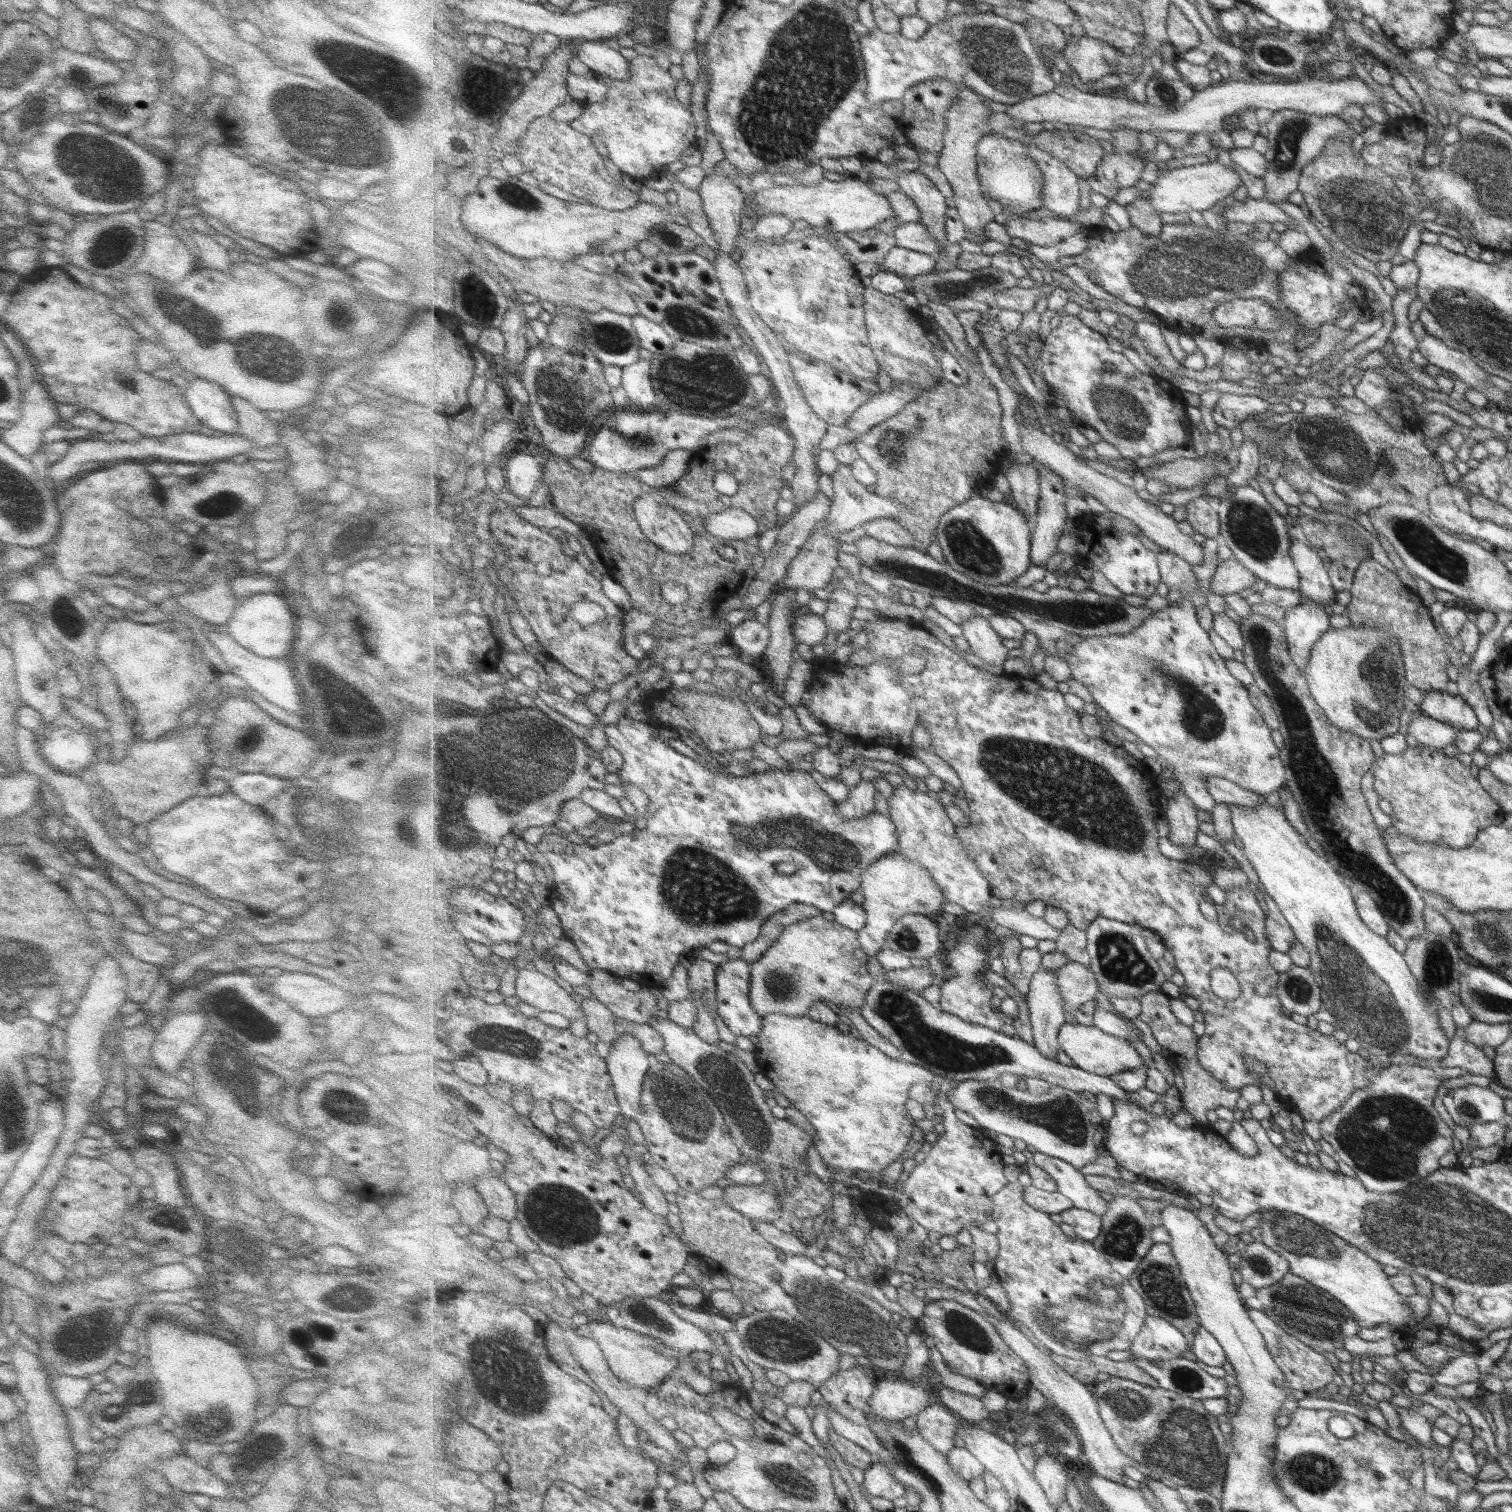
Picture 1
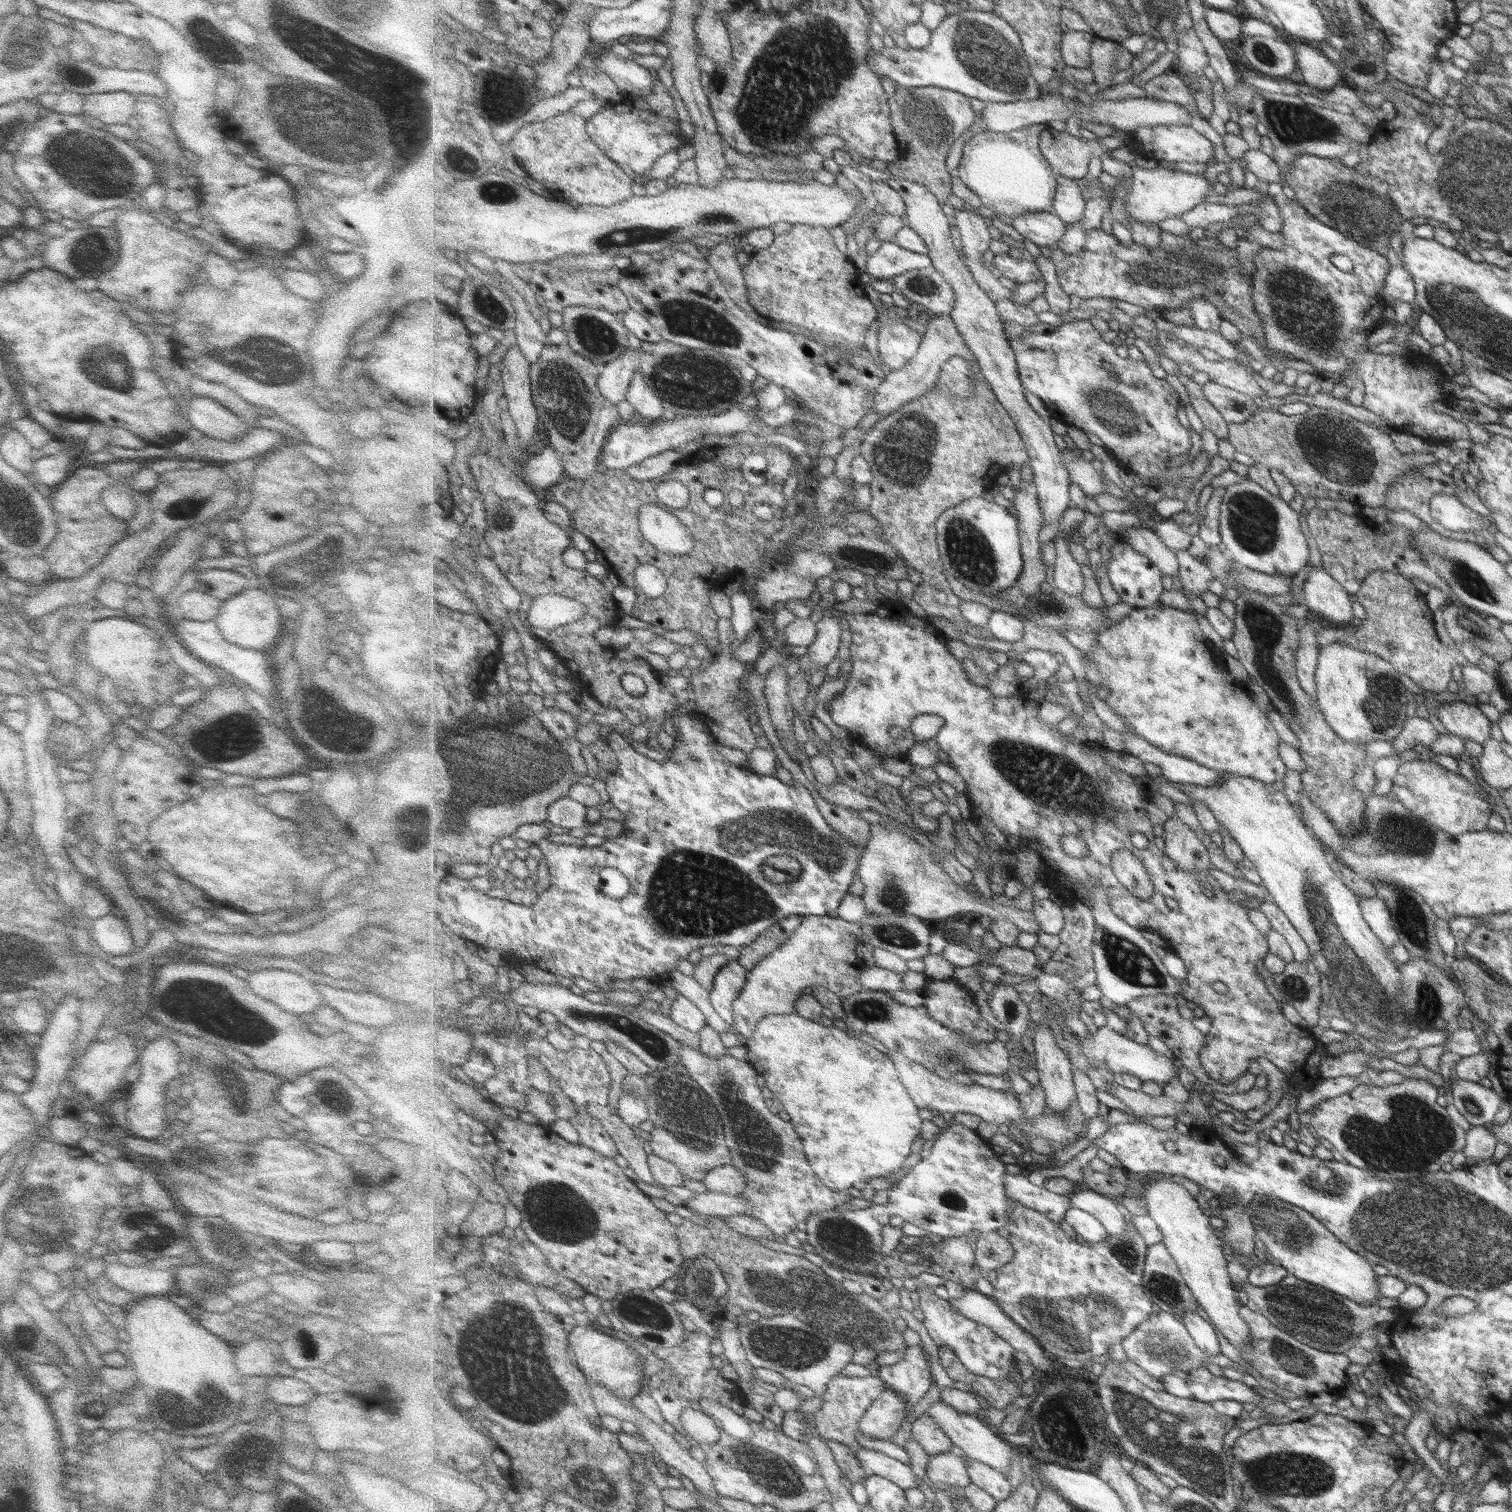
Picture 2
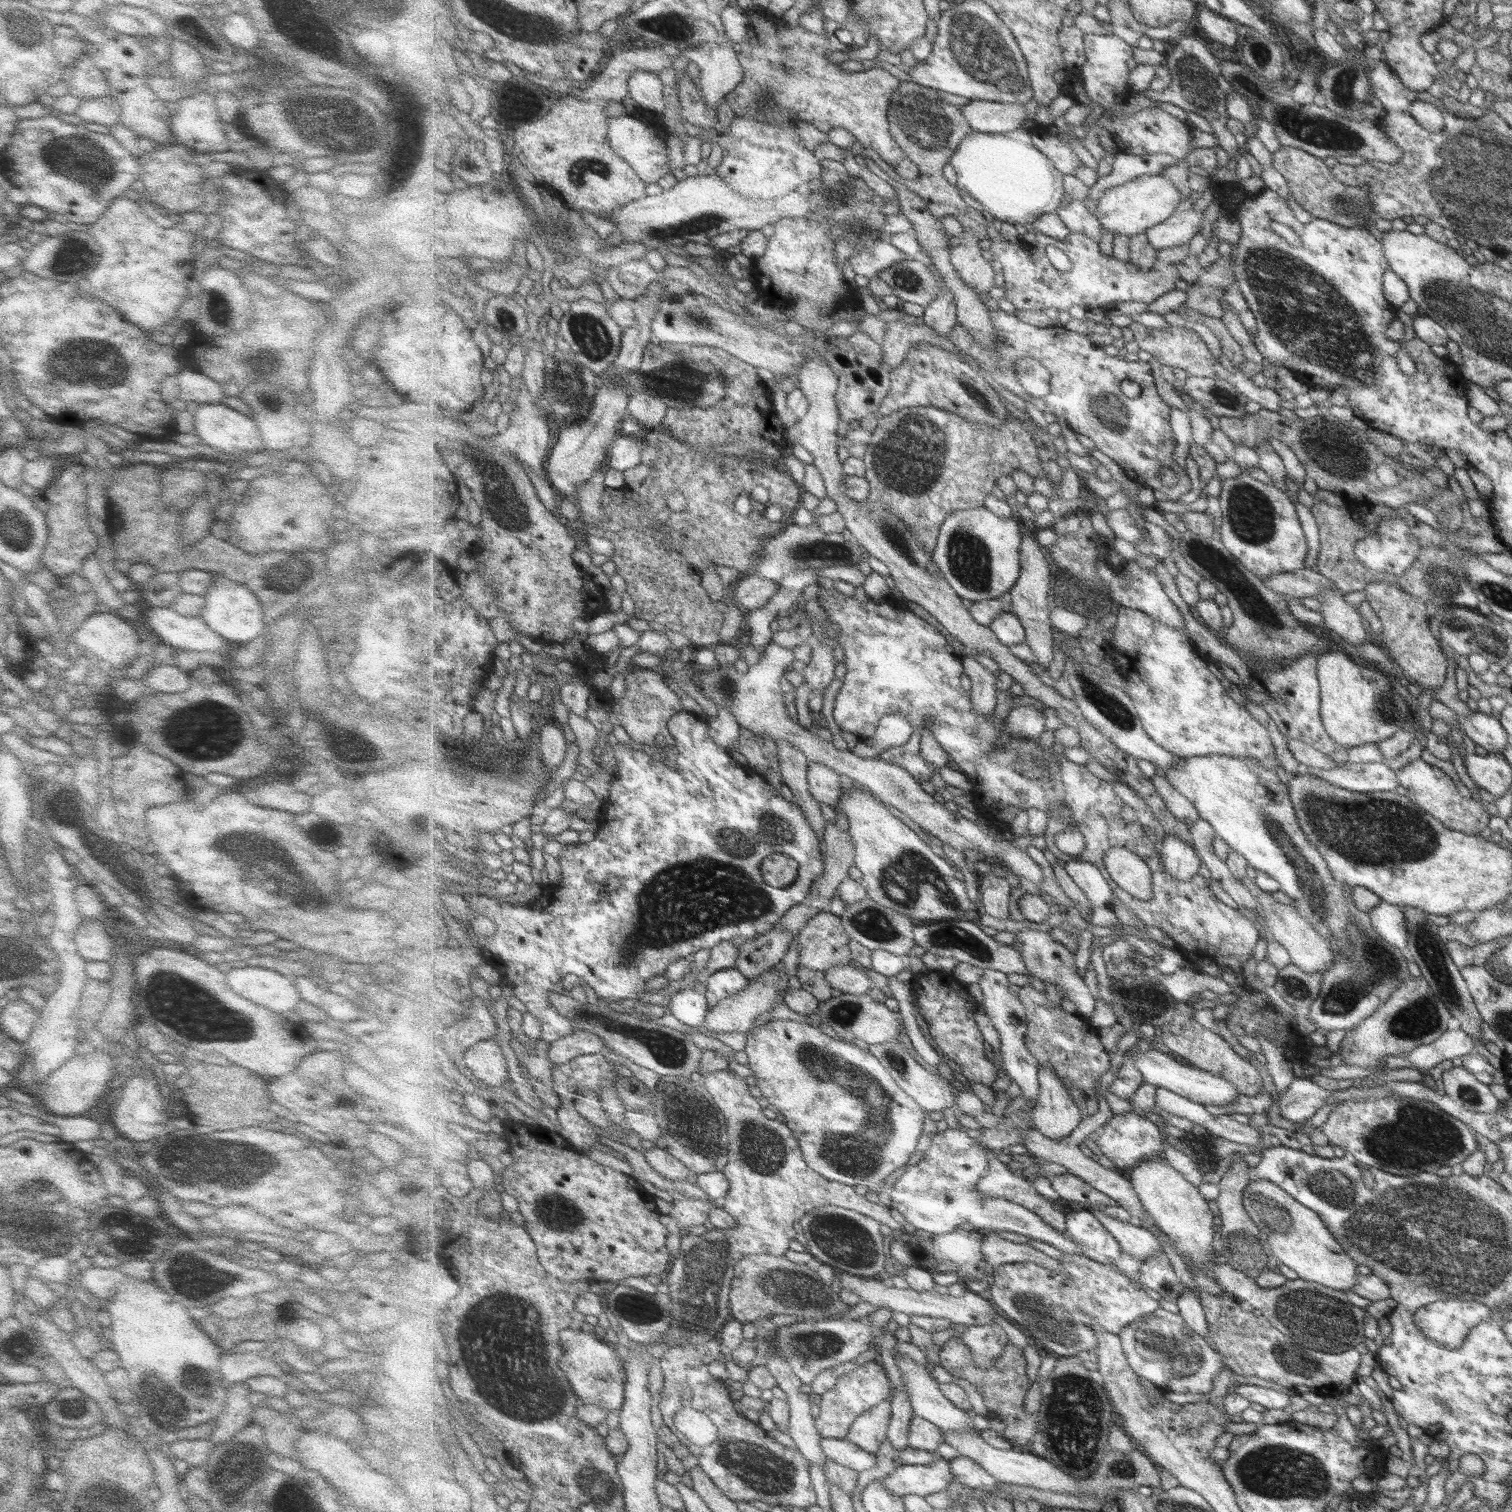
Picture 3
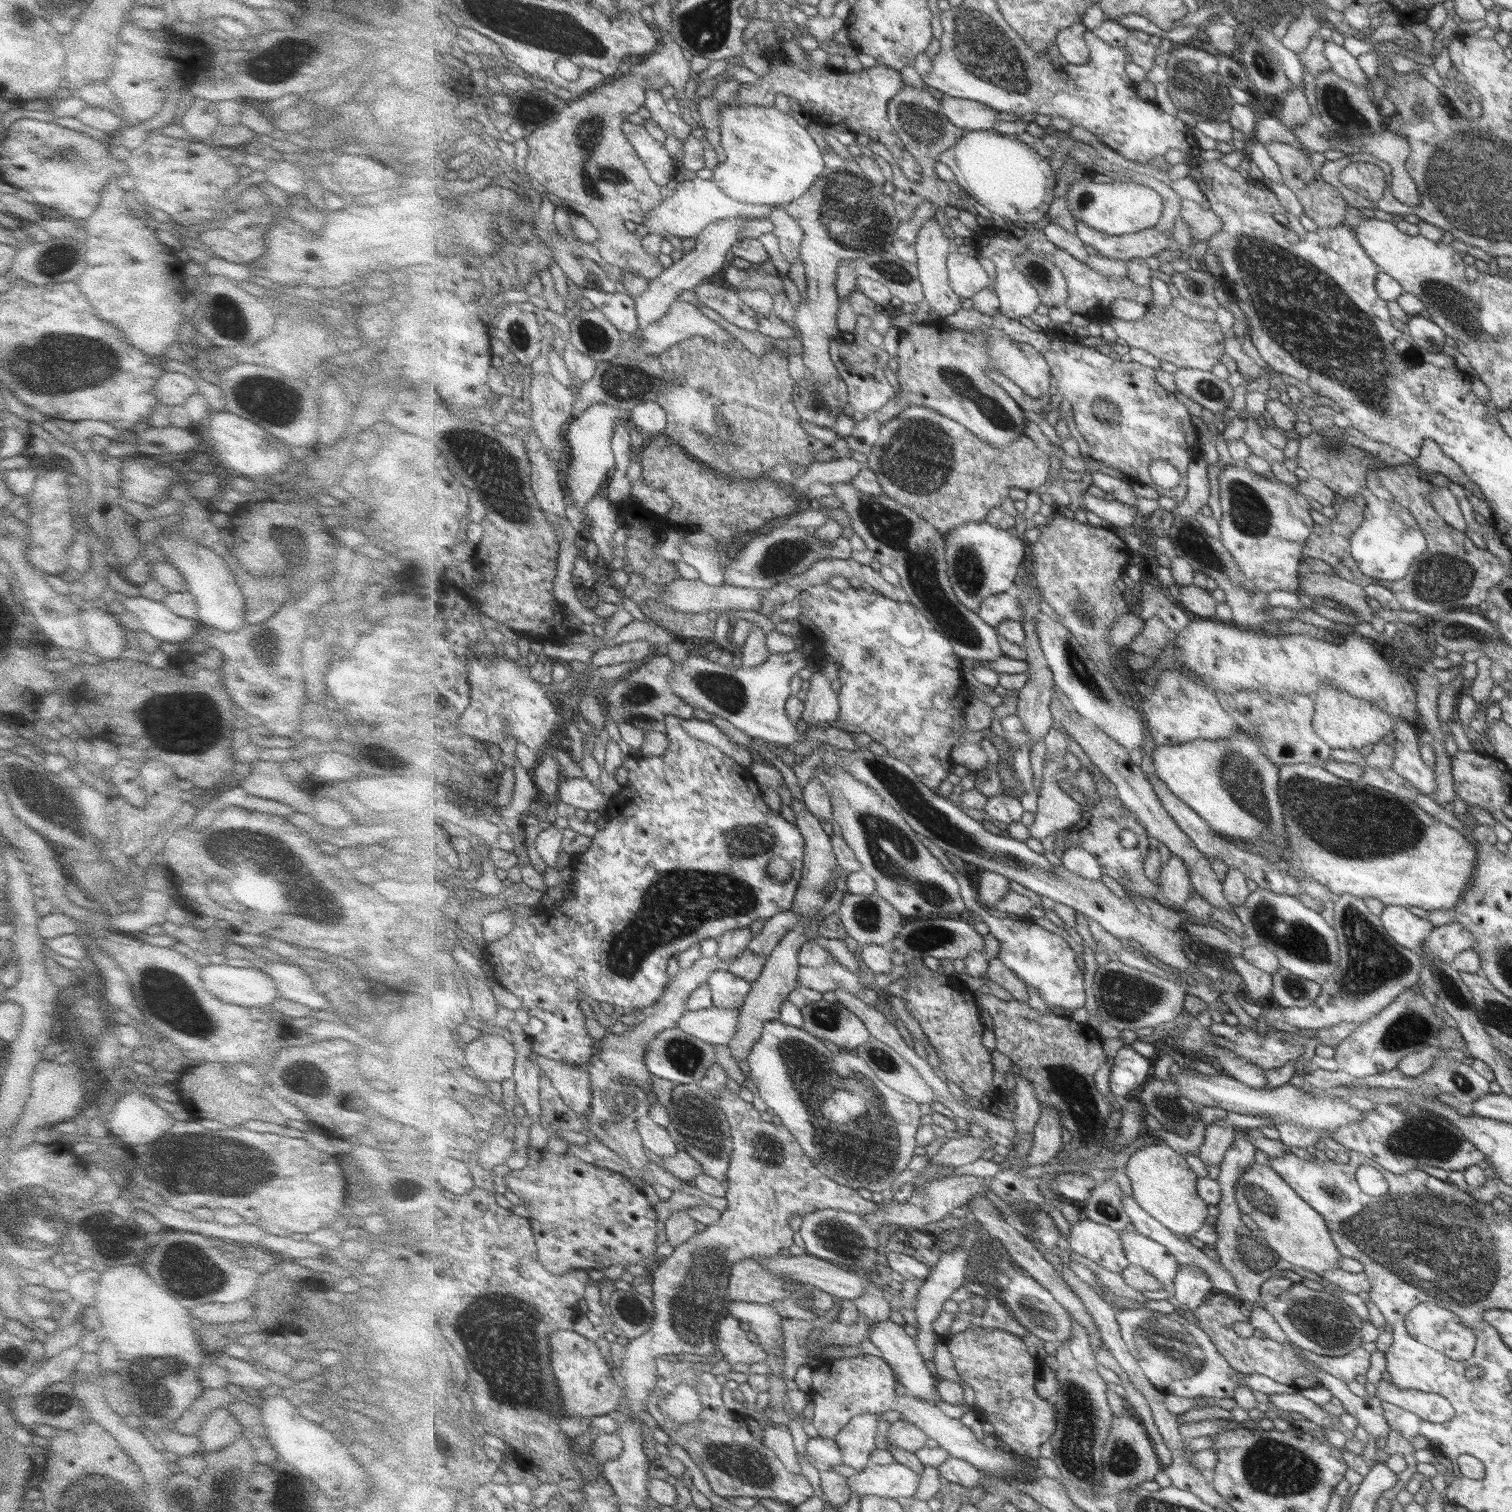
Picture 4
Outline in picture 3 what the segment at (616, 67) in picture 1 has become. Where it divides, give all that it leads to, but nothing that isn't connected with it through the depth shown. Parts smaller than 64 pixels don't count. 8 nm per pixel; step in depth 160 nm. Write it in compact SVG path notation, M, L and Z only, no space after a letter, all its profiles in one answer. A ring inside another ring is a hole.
M638 70L631 75L627 88L629 96L643 110L657 121L661 118L661 112L665 110L667 100L663 96L663 82L658 74Z

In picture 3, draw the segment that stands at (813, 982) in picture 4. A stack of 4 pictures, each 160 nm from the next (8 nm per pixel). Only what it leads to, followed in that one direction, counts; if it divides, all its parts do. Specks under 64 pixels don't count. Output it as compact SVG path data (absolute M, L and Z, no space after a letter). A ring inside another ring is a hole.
M839 965L826 972L826 981L842 993L867 994L874 987L871 978L856 965Z

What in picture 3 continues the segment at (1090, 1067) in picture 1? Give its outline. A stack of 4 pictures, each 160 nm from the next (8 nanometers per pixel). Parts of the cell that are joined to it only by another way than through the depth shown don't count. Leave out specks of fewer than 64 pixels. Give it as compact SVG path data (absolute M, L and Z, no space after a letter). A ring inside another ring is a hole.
M1138 1048L1134 1055L1133 1062L1143 1073L1145 1083L1156 1087L1163 1087L1184 1096L1193 1102L1203 1104L1214 1104L1215 1106L1227 1106L1233 1104L1242 1092L1229 1079L1221 1078L1221 1075L1211 1074L1209 1071L1198 1069L1191 1064L1181 1064L1172 1055L1160 1052L1152 1048Z

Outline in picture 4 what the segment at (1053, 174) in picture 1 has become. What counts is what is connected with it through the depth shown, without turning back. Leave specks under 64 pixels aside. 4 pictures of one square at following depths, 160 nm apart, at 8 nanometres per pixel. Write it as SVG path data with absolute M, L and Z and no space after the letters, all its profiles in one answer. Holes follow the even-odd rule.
M1076 220L1076 235L1085 244L1092 247L1099 255L1129 263L1133 259L1155 257L1171 244L1177 244L1172 236L1162 234L1155 228L1146 229L1124 236L1109 236L1091 229L1083 221Z

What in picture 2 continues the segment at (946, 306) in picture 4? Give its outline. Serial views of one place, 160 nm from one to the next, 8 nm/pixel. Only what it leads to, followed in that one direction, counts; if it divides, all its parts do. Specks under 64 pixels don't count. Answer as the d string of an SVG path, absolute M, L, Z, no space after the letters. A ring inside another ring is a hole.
M935 314L928 321L924 332L925 339L920 344L918 353L909 361L909 364L899 370L892 369L887 371L886 379L877 389L876 403L872 411L877 411L887 416L900 406L907 404L911 399L915 400L917 397L923 396L927 391L934 388L943 364L951 357L958 356L968 360L970 365L977 365L975 355L969 350L951 316Z

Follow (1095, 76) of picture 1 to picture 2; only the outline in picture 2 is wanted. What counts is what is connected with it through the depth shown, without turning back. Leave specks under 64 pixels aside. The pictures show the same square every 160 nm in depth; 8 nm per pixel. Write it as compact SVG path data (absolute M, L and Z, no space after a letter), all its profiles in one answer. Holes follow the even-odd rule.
M1067 31L1064 33L1062 54L1067 65L1075 68L1090 68L1091 44L1095 36L1090 32Z

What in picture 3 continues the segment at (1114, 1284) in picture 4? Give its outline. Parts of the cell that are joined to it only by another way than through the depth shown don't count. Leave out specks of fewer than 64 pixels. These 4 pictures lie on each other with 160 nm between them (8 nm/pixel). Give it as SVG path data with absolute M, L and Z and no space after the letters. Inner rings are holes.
M948 1127L943 1133L935 1133L931 1143L920 1162L908 1167L890 1190L891 1206L916 1230L944 1235L955 1232L961 1224L969 1224L976 1233L982 1235L1007 1231L1050 1244L1064 1254L1087 1257L1116 1267L1110 1258L1104 1258L1096 1250L1081 1246L1069 1233L1053 1229L1053 1226L1028 1208L1004 1199L981 1197L977 1184L991 1168L989 1152L979 1145L979 1140L968 1136L963 1127L958 1130Z

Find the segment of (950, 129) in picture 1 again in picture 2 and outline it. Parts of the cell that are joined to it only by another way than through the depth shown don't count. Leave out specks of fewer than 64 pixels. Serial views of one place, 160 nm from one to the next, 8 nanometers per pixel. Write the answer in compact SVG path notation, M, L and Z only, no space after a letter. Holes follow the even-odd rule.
M965 203L961 210L954 212L955 225L960 232L961 248L966 257L969 271L977 284L996 302L1012 300L1012 291L1001 285L999 274L989 263L989 219L979 215L979 210Z

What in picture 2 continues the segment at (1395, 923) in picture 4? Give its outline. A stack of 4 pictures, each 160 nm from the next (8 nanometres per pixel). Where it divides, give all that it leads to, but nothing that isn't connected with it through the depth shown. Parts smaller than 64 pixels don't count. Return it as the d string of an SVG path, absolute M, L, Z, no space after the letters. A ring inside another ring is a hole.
M1375 896L1364 898L1360 902L1360 913L1368 926L1372 929L1373 935L1381 940L1385 949L1389 949L1398 942L1397 934L1391 925L1391 918L1384 903L1384 900Z

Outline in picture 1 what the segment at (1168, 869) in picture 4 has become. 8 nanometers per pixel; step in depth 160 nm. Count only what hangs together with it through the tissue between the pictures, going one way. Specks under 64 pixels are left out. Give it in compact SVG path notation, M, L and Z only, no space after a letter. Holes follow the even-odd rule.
M1177 788L1169 799L1165 817L1168 820L1168 839L1175 846L1189 848L1198 844L1200 833L1199 818L1197 818L1197 807L1193 801L1185 795L1183 788Z

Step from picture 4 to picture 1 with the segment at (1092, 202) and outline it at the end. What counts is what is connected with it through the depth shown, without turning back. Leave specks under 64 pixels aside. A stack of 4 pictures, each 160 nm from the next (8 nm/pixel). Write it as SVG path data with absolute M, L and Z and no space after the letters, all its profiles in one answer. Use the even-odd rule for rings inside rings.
M1210 160L1209 163L1182 166L1175 170L1165 171L1152 183L1151 189L1145 195L1151 207L1159 215L1163 213L1187 214L1191 211L1201 213L1213 208L1217 202L1224 200L1227 196L1232 196L1240 182L1239 174L1235 172L1232 163L1230 167L1226 167L1219 161Z

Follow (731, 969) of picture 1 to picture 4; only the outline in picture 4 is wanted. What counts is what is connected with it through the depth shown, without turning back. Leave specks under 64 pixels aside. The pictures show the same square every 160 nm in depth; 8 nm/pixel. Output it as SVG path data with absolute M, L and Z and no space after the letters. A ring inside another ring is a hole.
M727 968L716 970L708 978L712 990L712 1001L719 1008L740 1008L752 989L752 982L739 978Z

